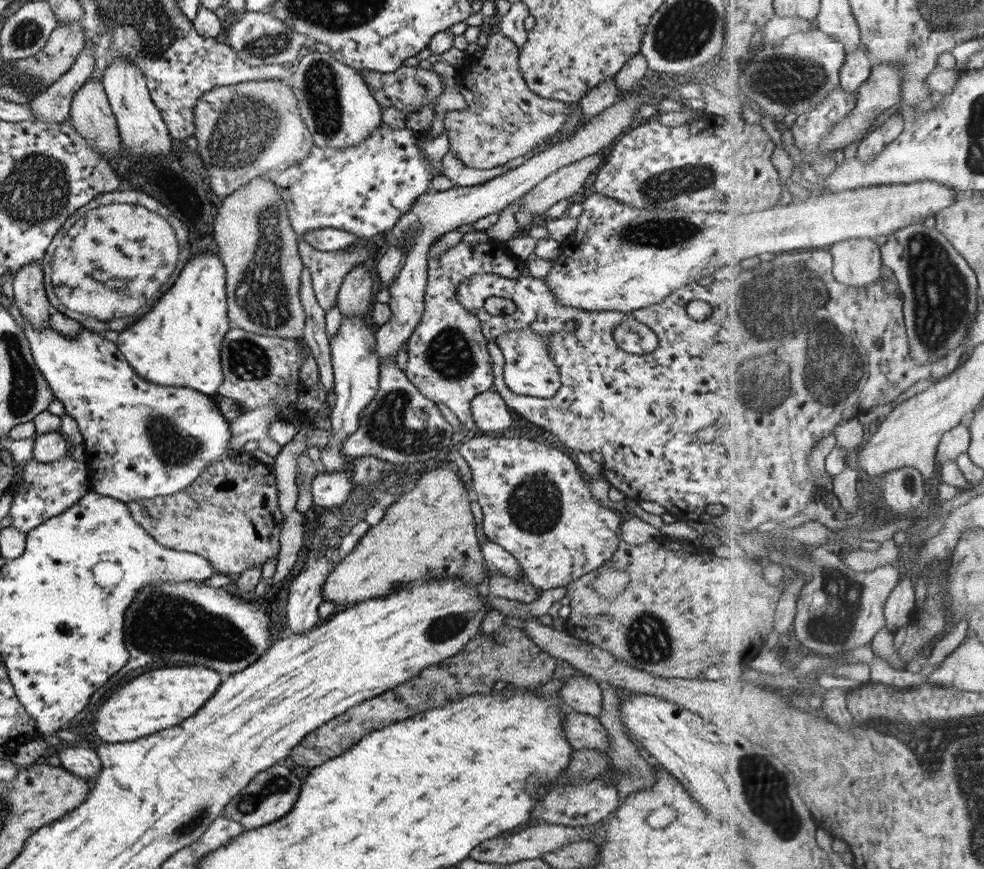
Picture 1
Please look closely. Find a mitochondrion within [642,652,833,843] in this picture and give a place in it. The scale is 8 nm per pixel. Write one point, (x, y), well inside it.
(766, 791)

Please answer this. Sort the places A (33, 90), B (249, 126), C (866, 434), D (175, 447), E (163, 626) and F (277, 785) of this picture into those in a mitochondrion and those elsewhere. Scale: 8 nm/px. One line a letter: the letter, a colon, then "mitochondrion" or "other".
A: other
B: mitochondrion
C: other
D: mitochondrion
E: mitochondrion
F: mitochondrion

